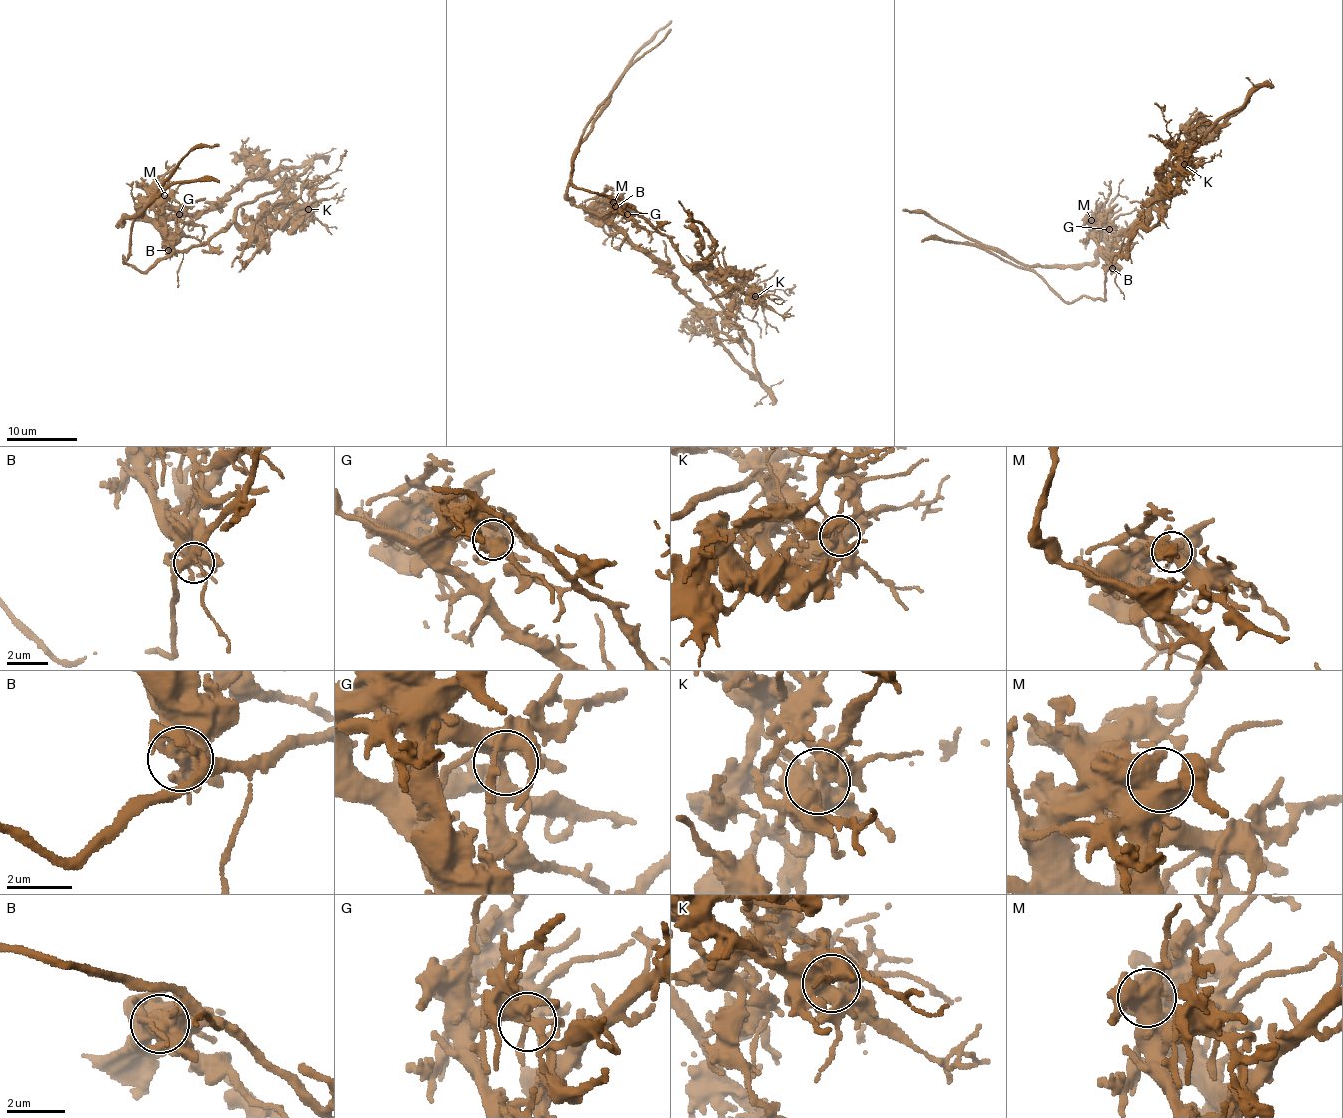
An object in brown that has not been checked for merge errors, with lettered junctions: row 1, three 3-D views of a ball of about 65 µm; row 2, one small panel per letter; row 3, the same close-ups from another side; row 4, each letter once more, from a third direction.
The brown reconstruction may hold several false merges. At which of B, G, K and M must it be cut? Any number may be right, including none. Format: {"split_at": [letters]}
{"split_at": ["B"]}

